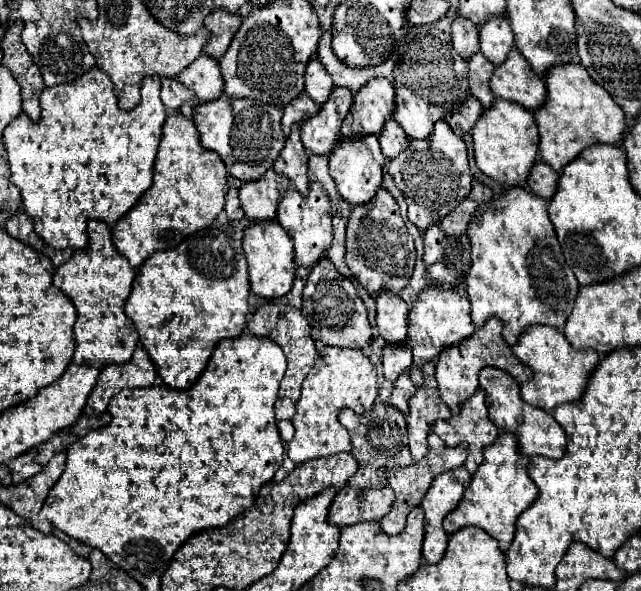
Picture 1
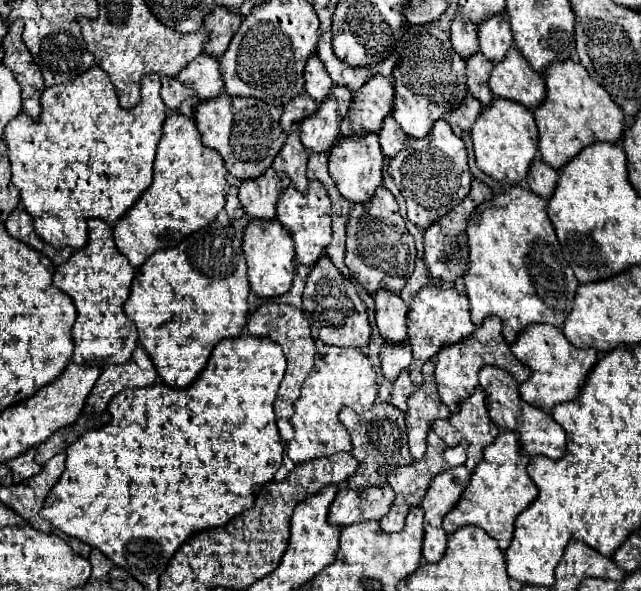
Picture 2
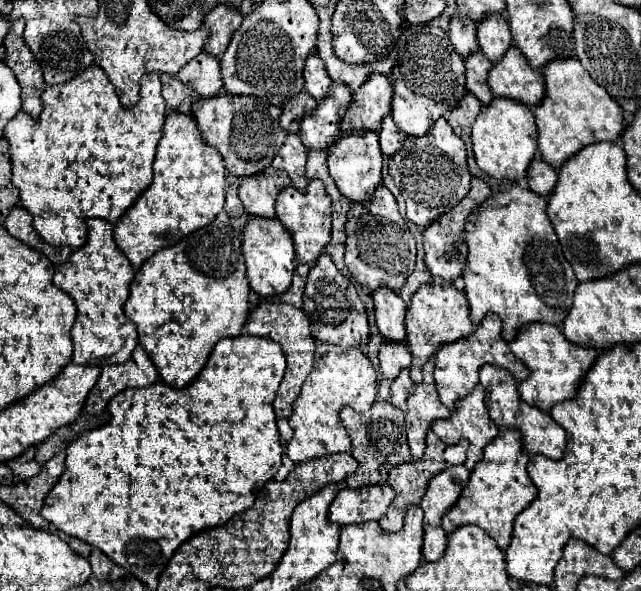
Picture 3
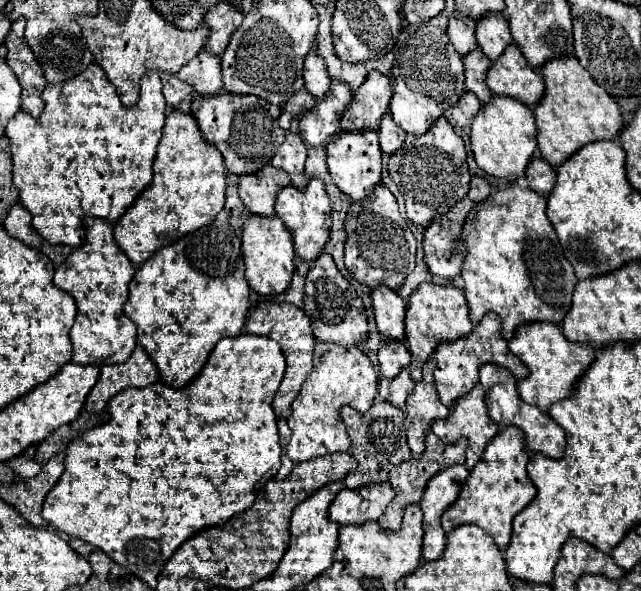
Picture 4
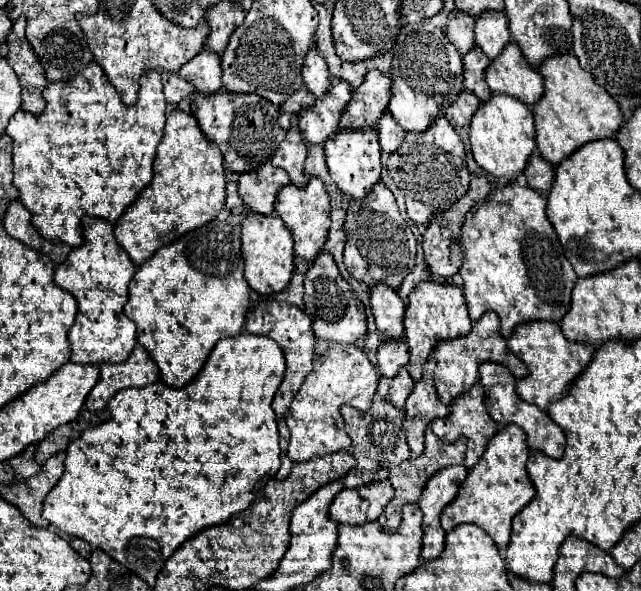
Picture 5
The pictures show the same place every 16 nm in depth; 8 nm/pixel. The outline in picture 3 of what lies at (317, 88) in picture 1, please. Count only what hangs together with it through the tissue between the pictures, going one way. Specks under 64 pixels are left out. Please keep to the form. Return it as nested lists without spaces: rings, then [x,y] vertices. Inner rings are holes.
[[[316,52],[312,56],[308,56],[306,66],[304,66],[304,90],[314,98],[314,100],[324,100],[324,96],[328,96],[332,80],[324,68],[324,62],[316,56]]]

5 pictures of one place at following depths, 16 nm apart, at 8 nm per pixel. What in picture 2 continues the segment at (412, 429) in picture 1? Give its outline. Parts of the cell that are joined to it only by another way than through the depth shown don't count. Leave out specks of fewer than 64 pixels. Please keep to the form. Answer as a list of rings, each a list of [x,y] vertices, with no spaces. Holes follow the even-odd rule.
[[[434,360],[426,362],[422,368],[424,384],[416,388],[416,392],[408,398],[408,414],[406,414],[406,430],[408,430],[408,446],[414,460],[422,460],[426,454],[426,434],[432,428],[434,420],[448,418],[450,410],[440,400],[436,382],[434,382]]]

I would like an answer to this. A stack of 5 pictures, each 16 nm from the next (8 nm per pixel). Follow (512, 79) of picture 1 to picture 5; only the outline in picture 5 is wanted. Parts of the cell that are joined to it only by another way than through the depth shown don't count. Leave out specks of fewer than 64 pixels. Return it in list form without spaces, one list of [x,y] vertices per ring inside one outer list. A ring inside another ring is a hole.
[[[510,42],[504,52],[492,60],[486,70],[486,82],[492,92],[514,96],[516,100],[532,106],[544,92],[544,80],[522,56],[520,48]]]

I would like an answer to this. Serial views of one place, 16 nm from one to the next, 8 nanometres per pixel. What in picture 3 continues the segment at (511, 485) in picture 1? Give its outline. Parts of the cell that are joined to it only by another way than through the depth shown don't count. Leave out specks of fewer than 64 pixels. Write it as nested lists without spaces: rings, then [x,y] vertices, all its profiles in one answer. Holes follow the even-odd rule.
[[[506,428],[502,430],[492,444],[484,448],[484,458],[480,464],[476,464],[474,472],[470,474],[468,486],[460,494],[458,504],[454,504],[442,520],[442,528],[450,534],[460,526],[474,524],[486,530],[496,542],[498,548],[504,552],[510,546],[512,530],[514,530],[514,518],[536,498],[538,488],[528,478],[526,464],[530,456],[522,450],[522,438],[518,430]]]

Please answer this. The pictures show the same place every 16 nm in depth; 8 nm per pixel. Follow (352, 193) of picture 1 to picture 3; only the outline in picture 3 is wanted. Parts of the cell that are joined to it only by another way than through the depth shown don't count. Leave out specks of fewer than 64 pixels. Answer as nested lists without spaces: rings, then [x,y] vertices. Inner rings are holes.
[[[366,132],[362,136],[340,136],[328,148],[328,168],[342,196],[352,202],[364,202],[382,184],[382,152],[378,144],[378,134]]]

